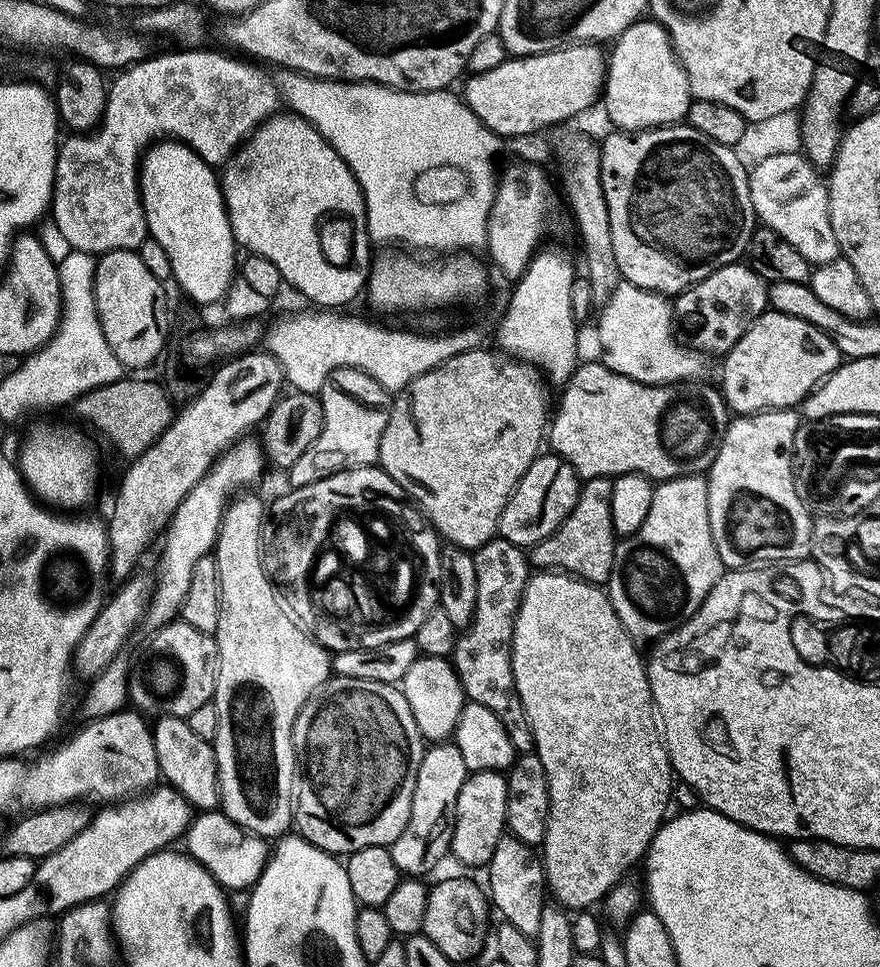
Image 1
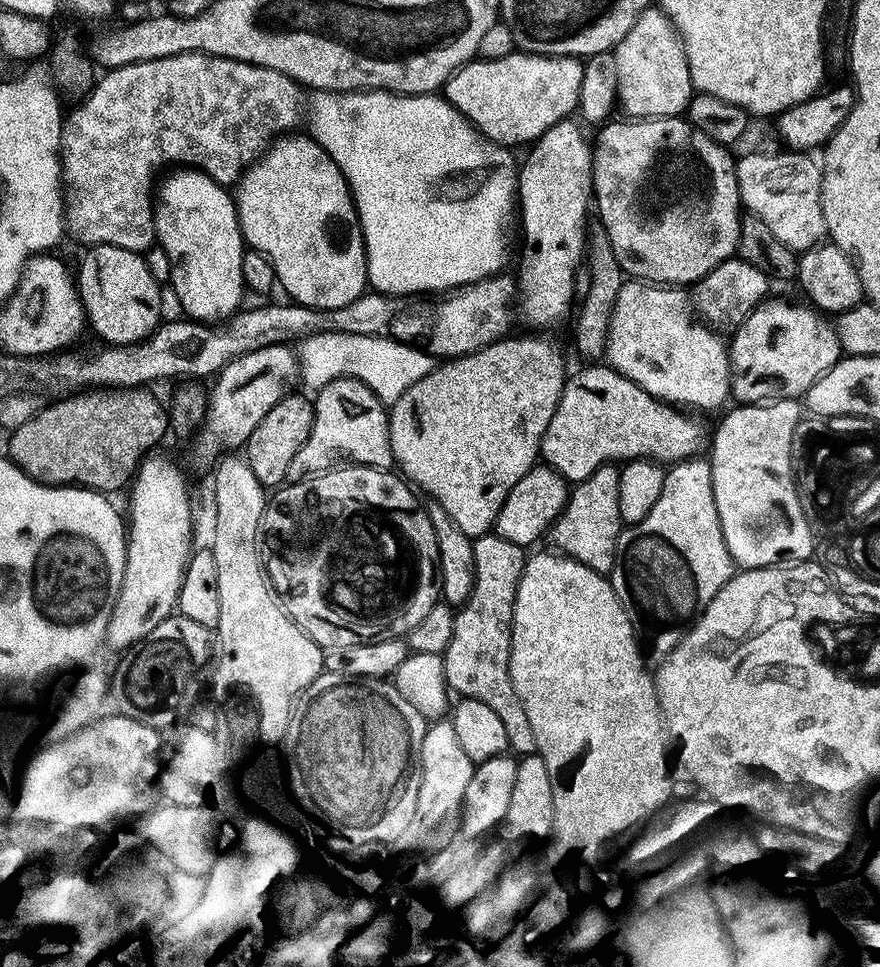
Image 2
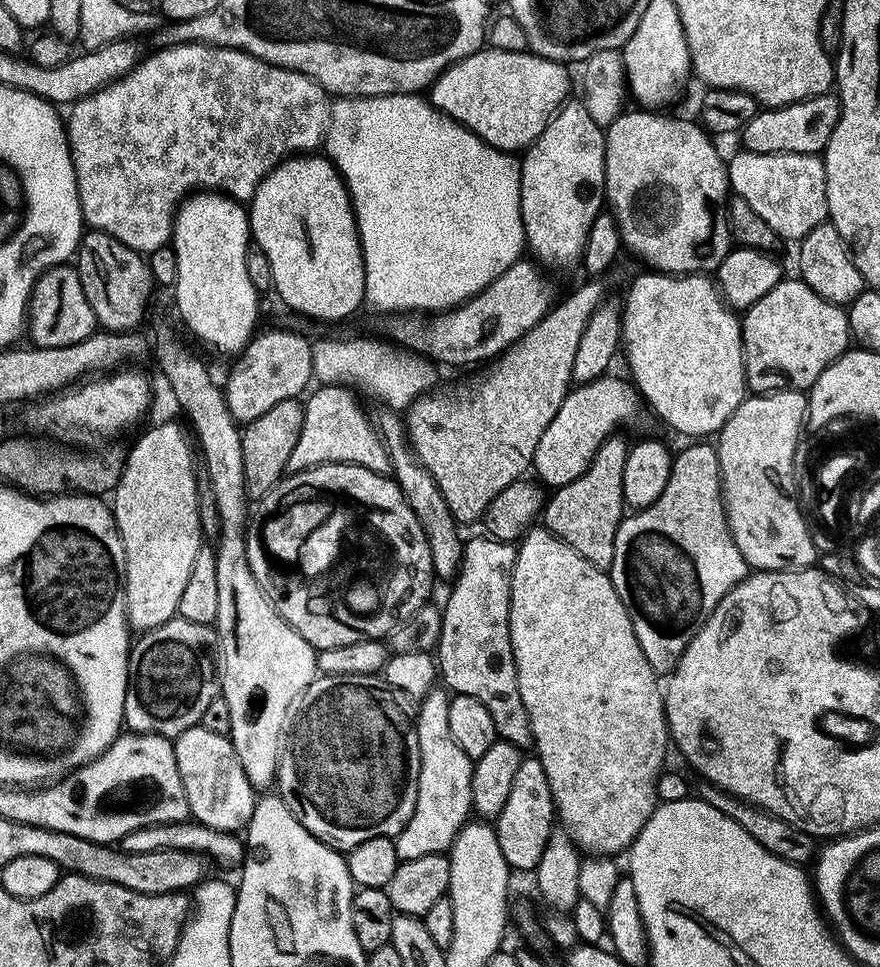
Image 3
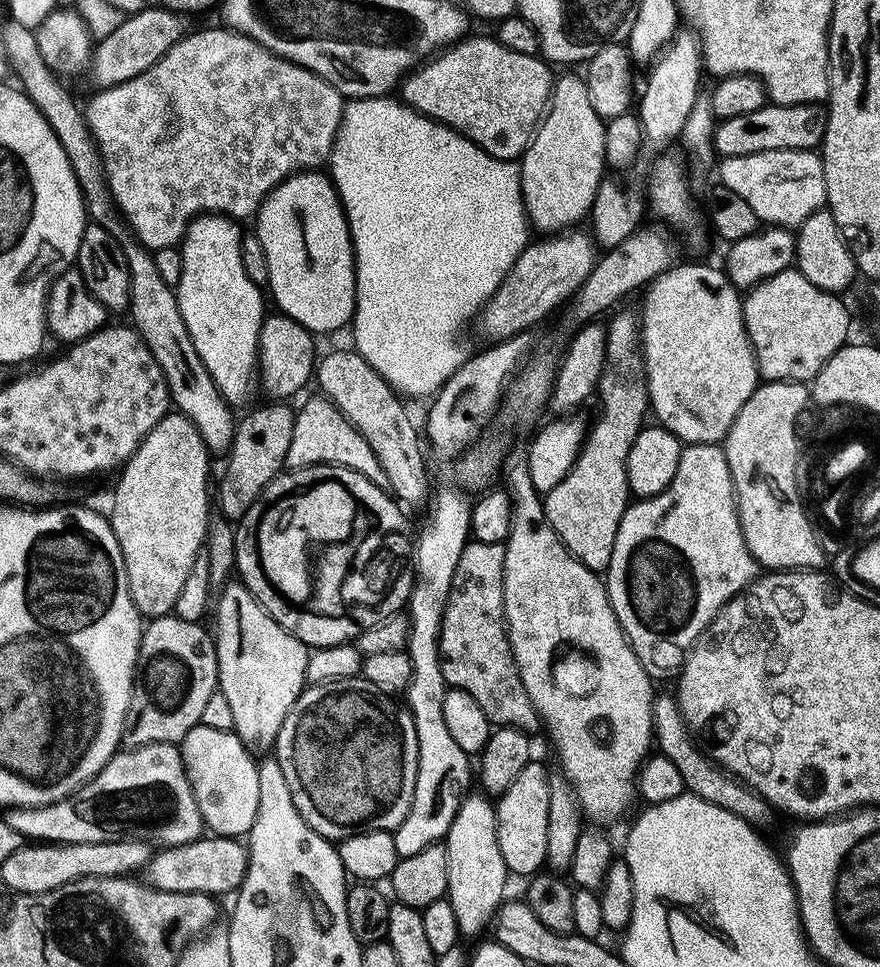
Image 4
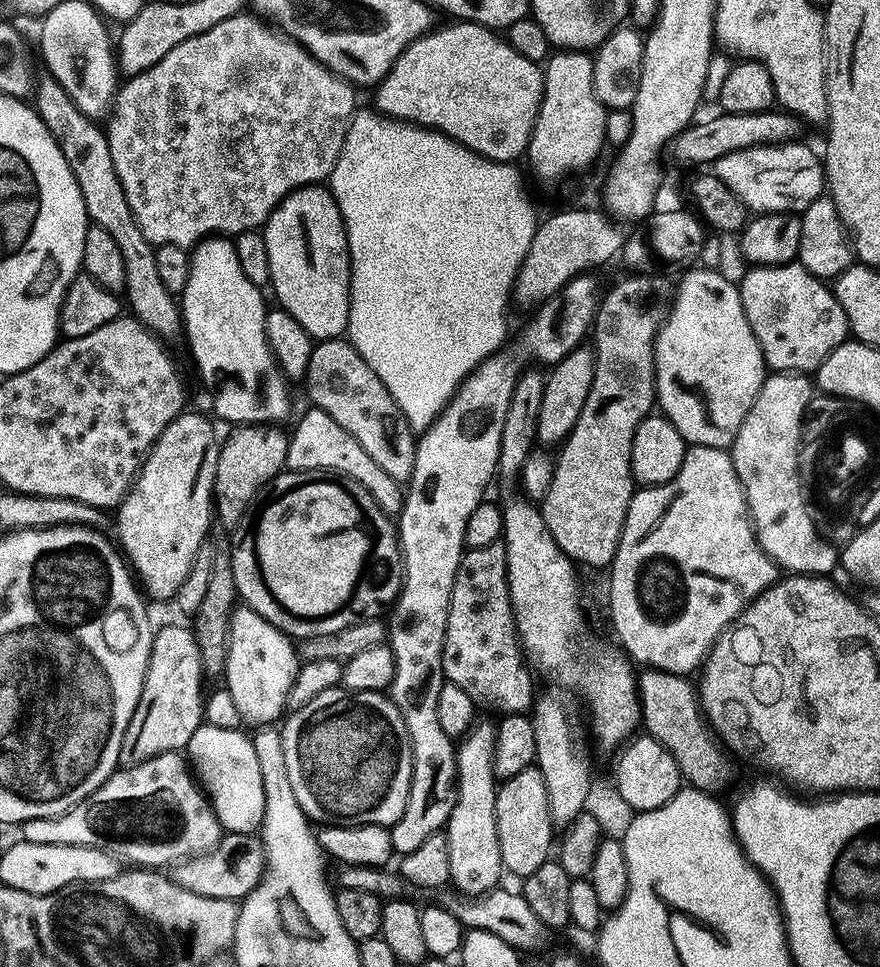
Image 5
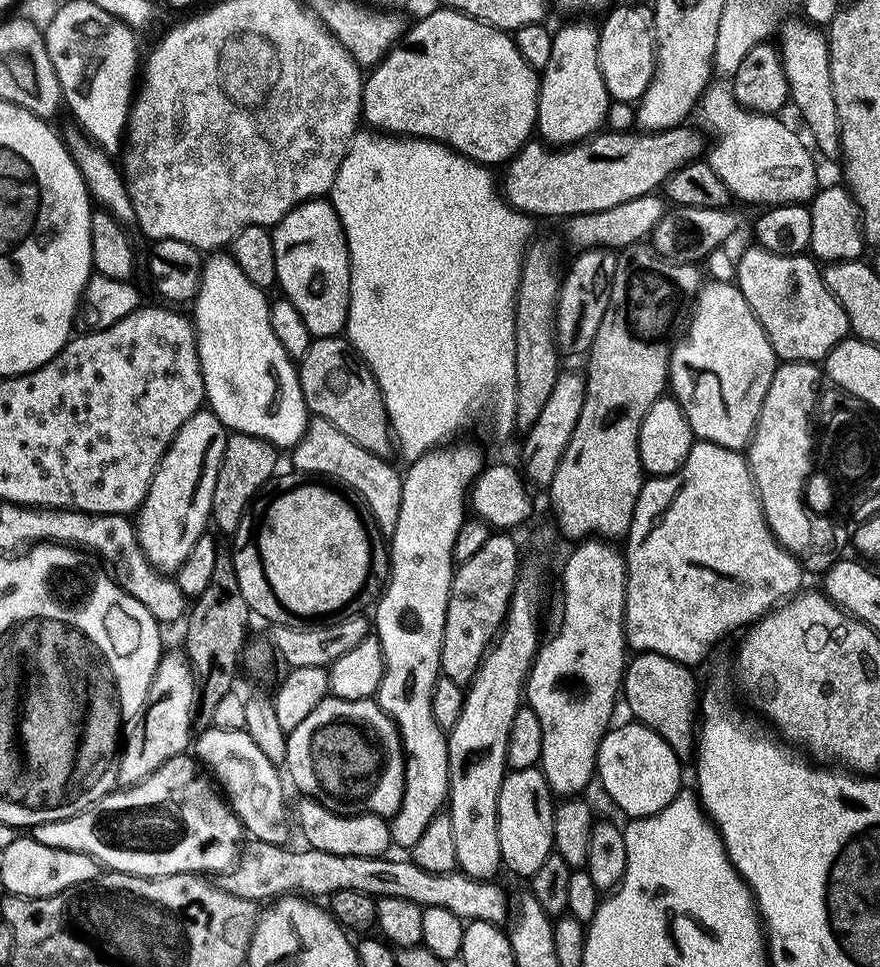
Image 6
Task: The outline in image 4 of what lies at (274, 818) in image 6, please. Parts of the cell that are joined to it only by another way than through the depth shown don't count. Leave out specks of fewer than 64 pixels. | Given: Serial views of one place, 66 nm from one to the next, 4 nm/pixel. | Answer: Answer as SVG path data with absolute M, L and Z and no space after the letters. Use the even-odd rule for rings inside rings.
M202 723L195 724L185 734L178 747L184 760L188 781L194 790L194 798L198 802L198 810L204 819L205 829L218 836L247 837L258 814L258 764L253 753L236 737L235 731L214 730Z

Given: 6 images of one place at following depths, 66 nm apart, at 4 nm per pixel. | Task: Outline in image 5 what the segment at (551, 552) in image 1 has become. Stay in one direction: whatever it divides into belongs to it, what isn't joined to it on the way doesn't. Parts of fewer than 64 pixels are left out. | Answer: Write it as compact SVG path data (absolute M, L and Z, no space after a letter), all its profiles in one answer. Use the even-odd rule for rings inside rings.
M628 274L625 280L620 280L612 289L603 293L600 307L596 310L596 322L594 325L594 351L596 354L596 365L594 366L594 382L590 382L590 394L586 397L586 406L582 406L582 414L578 414L578 422L574 422L574 430L563 444L559 445L560 457L554 460L552 470L552 481L548 484L546 494L539 501L540 513L544 515L546 526L560 547L570 559L577 565L590 564L594 568L607 569L613 558L616 557L618 542L622 538L622 530L626 522L628 507L632 501L634 491L634 481L630 470L630 450L634 446L634 434L638 426L653 411L656 404L656 335L660 333L660 325L664 323L664 317L668 314L668 309L672 303L674 295L673 281L668 281L664 276L652 276L656 274Z

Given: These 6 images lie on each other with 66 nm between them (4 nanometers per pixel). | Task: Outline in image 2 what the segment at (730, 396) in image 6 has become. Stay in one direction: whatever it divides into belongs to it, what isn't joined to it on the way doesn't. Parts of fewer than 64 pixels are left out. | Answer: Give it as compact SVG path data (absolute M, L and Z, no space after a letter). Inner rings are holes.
M629 279L618 290L618 302L614 302L606 360L656 400L688 410L723 409L732 390L730 352L725 341L723 344L709 325L697 319L689 293L687 296L684 292L687 291L680 286Z

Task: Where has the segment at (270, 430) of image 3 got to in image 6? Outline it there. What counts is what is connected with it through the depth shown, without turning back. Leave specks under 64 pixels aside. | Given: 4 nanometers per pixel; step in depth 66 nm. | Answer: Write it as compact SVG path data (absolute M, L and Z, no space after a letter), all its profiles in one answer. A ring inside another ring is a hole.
M237 432L229 435L226 450L222 454L222 466L218 470L218 482L214 486L212 499L211 523L216 524L220 532L235 534L242 522L245 512L262 489L277 475L276 456L278 449L273 444L267 444L262 438Z

